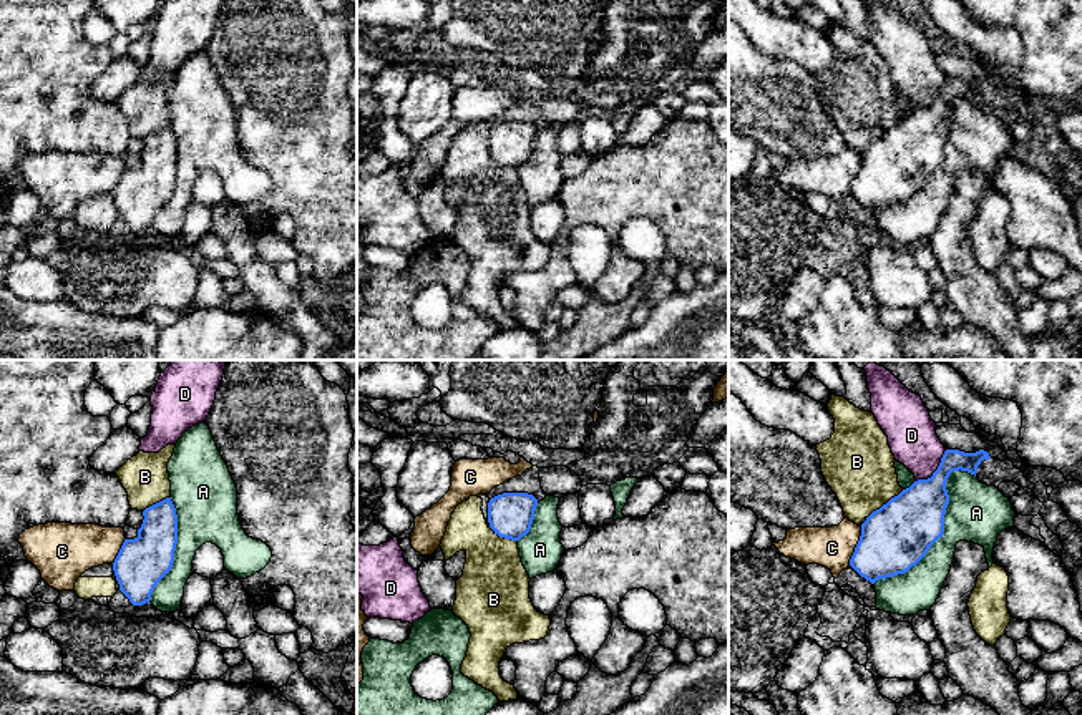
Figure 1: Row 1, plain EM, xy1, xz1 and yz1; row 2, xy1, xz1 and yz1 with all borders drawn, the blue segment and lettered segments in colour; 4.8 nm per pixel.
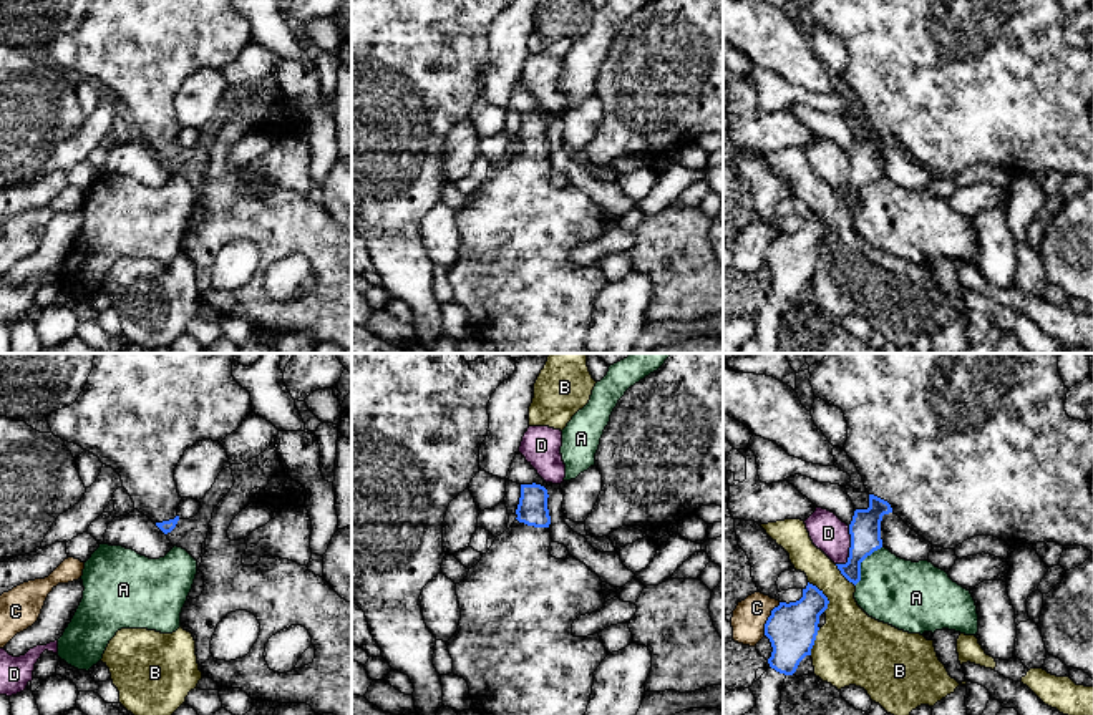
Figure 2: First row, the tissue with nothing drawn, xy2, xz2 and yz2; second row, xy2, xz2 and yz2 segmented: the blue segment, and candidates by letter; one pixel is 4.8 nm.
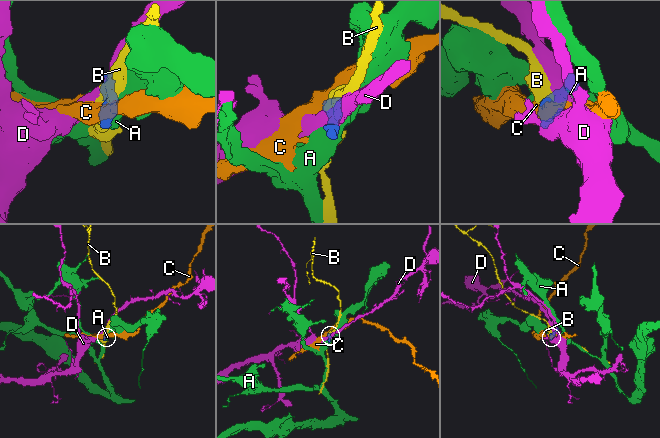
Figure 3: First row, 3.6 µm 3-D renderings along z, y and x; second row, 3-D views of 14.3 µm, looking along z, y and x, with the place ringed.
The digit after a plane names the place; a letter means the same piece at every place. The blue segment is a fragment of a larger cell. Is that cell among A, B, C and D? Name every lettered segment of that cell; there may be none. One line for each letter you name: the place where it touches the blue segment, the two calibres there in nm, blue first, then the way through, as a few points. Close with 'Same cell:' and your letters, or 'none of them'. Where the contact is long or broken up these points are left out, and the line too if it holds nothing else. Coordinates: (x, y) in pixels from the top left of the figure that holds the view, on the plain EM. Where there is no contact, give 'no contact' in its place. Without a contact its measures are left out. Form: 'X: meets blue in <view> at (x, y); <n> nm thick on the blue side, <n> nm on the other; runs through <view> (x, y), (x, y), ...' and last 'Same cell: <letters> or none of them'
Same cell: none of them

